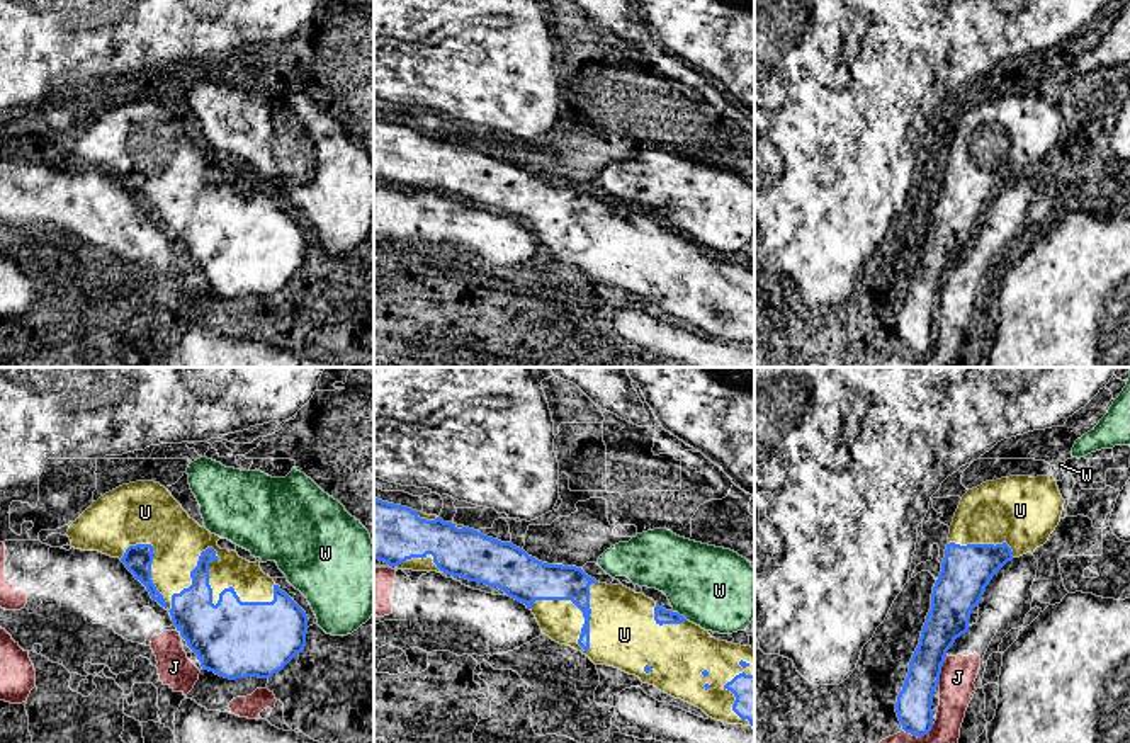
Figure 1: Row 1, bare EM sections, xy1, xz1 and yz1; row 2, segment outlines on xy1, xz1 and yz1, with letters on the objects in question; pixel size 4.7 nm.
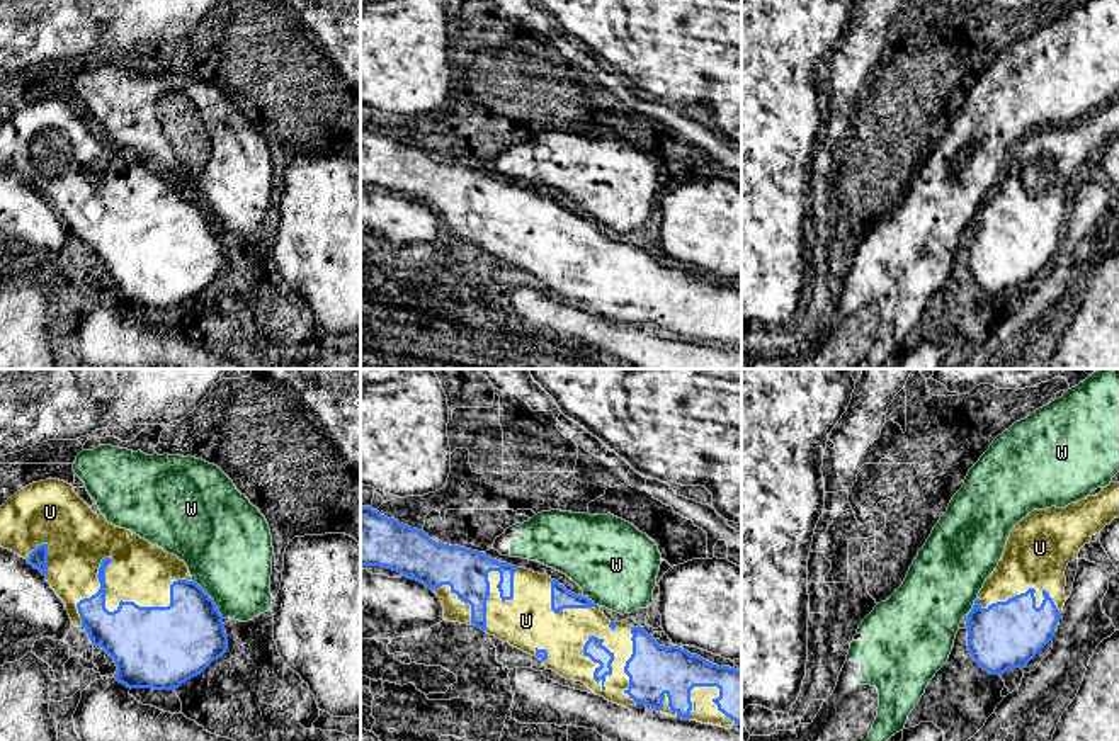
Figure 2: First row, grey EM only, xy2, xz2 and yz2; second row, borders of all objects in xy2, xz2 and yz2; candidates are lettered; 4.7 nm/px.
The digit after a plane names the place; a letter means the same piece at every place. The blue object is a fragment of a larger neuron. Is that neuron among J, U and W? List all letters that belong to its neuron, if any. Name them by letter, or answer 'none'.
U

